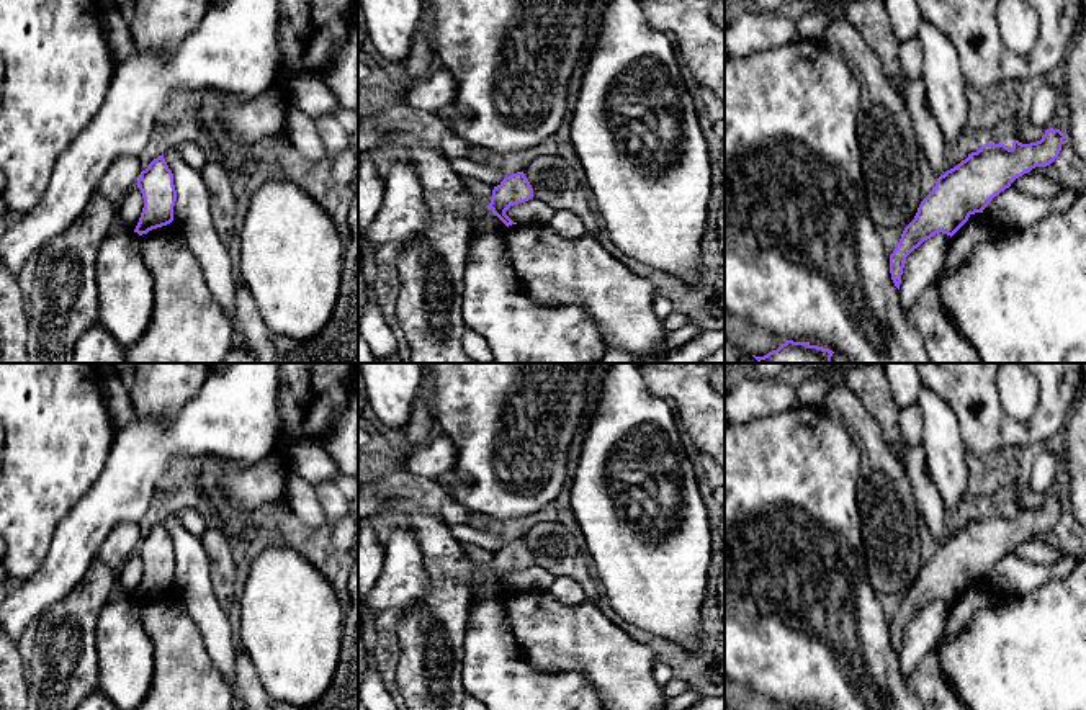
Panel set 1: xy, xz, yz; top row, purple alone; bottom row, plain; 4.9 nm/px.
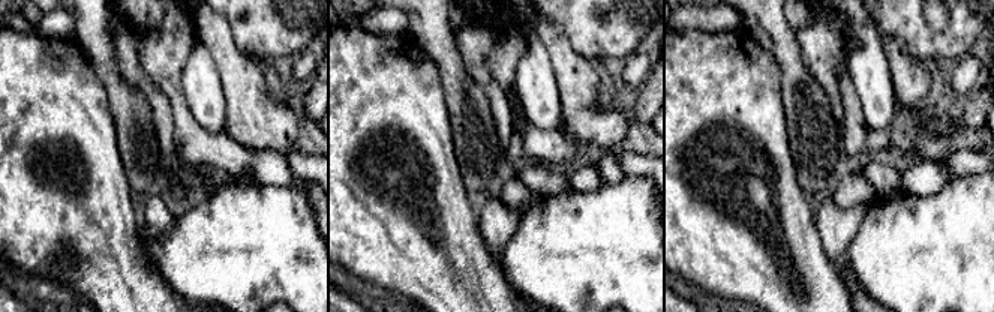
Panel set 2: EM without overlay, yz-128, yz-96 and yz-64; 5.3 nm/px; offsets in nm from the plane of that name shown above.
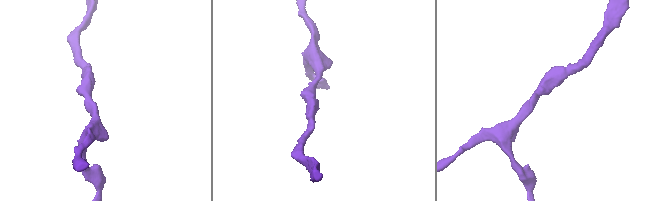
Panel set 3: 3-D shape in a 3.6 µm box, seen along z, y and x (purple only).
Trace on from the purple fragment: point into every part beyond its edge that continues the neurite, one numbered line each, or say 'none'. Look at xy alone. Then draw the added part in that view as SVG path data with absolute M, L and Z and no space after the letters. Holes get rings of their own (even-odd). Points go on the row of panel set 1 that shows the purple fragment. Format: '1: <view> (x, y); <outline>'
none

